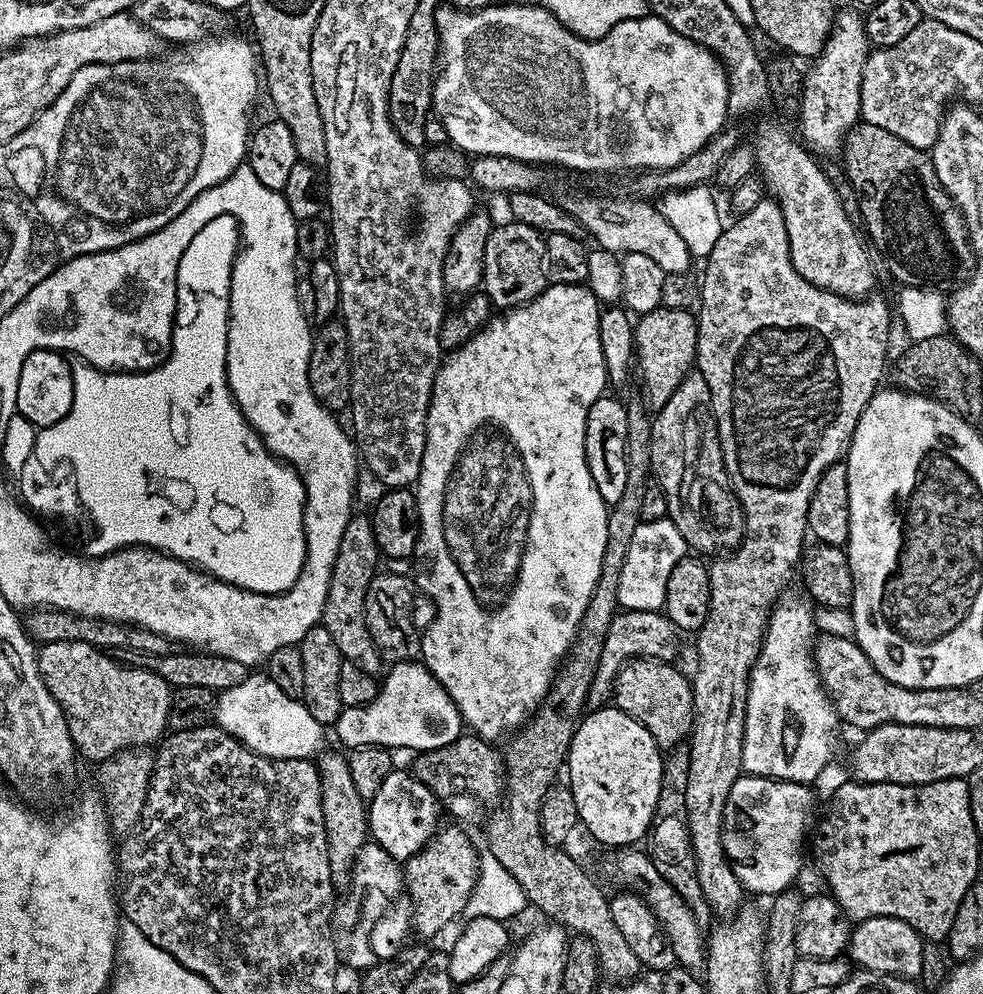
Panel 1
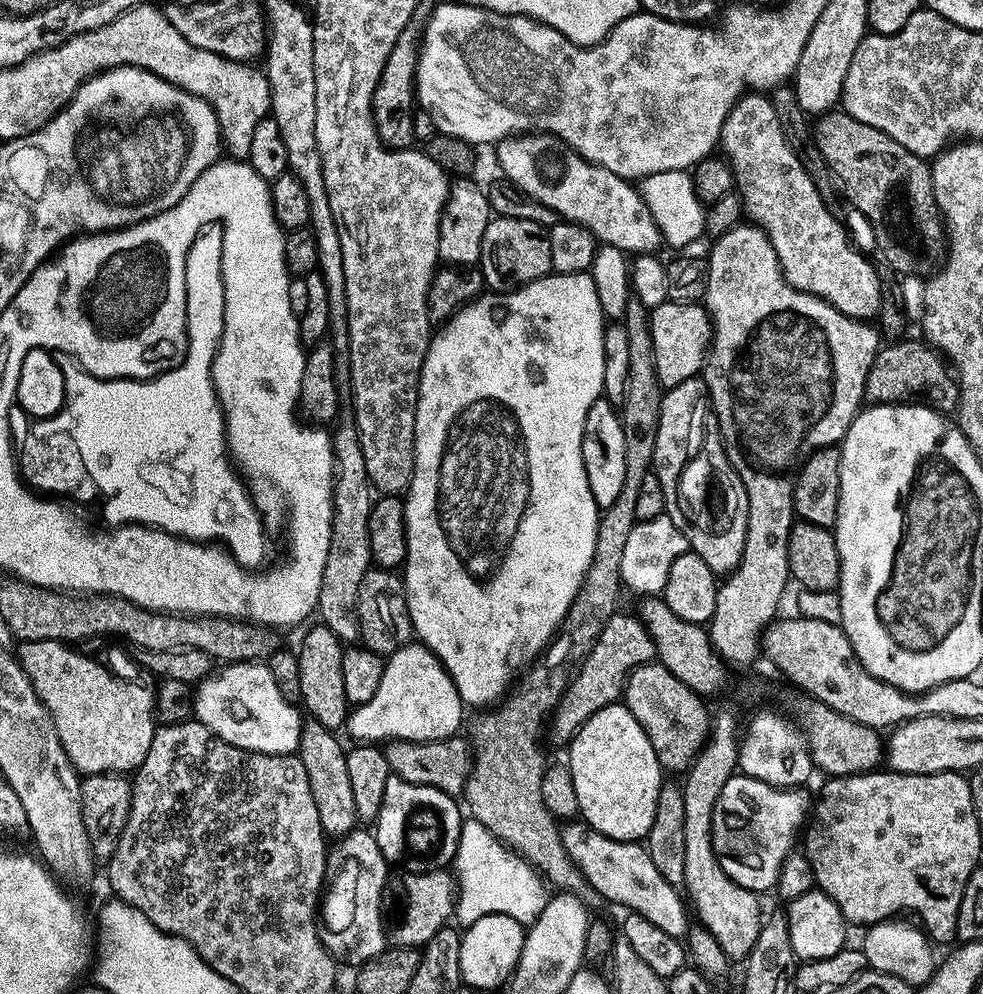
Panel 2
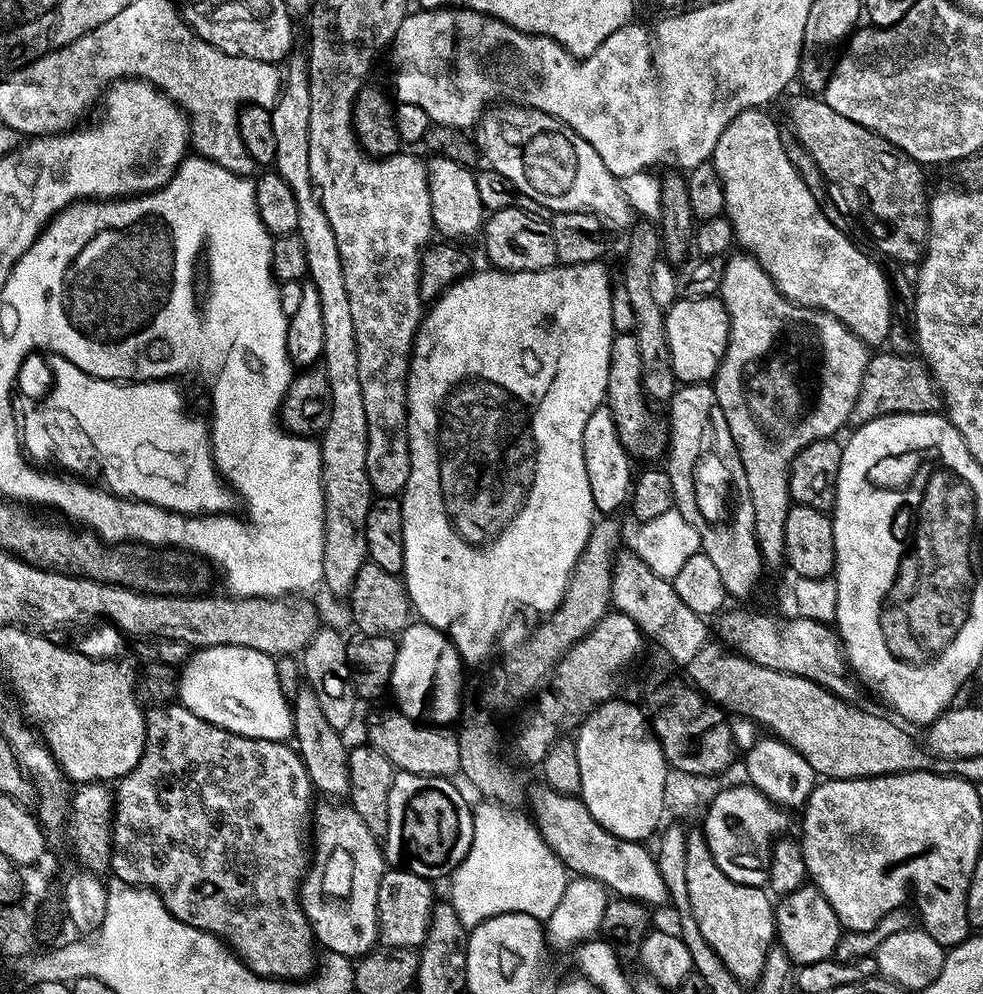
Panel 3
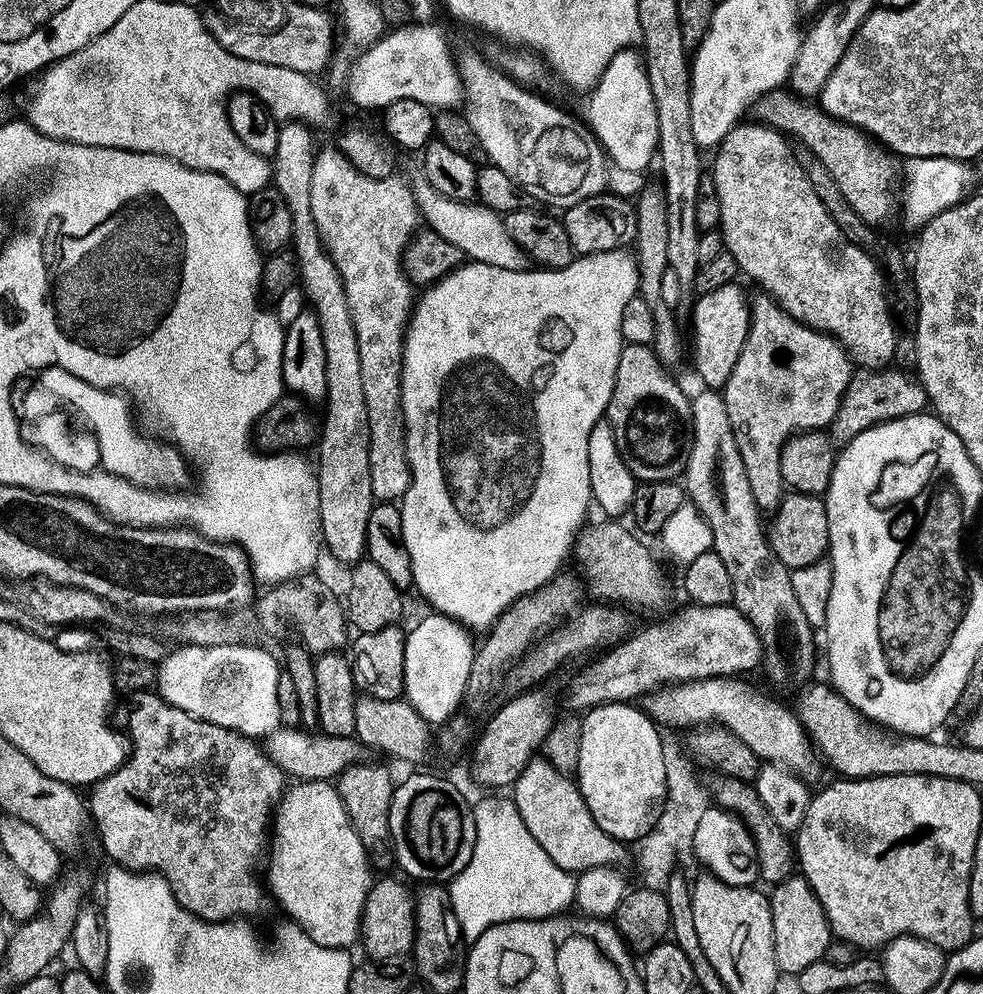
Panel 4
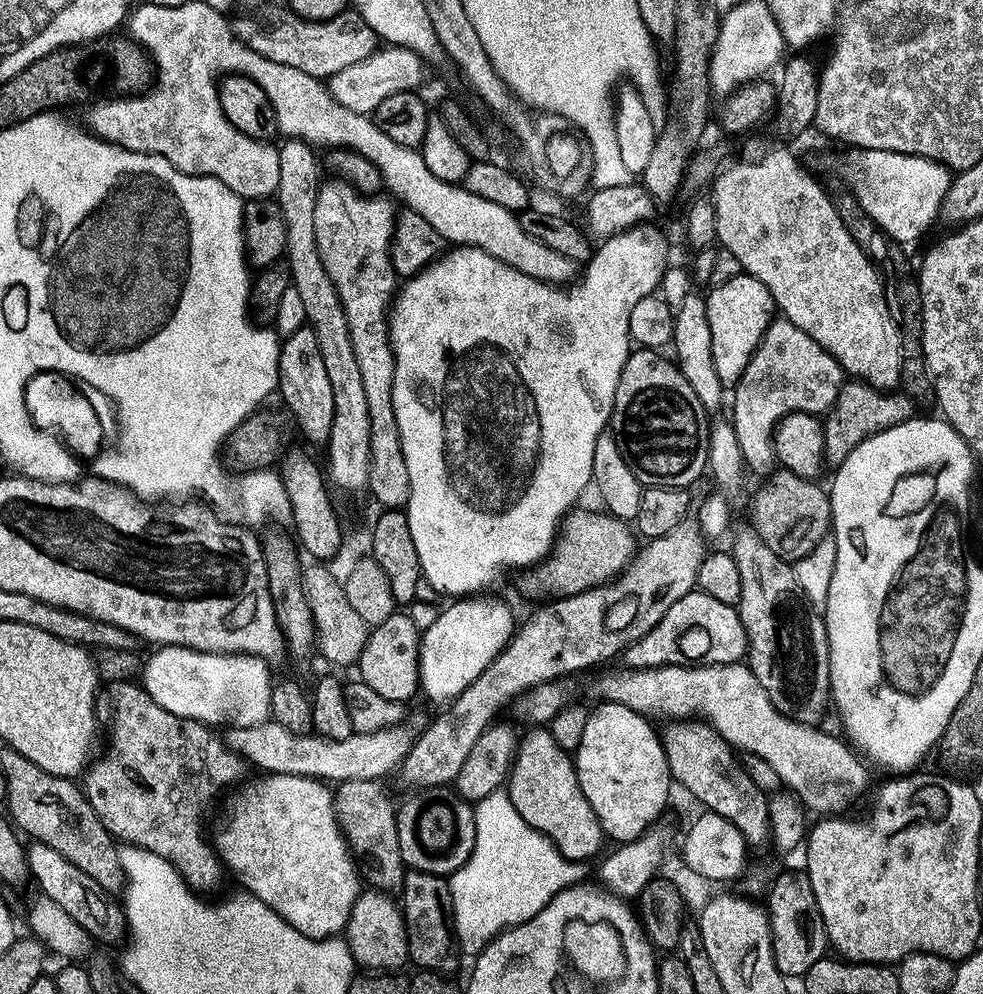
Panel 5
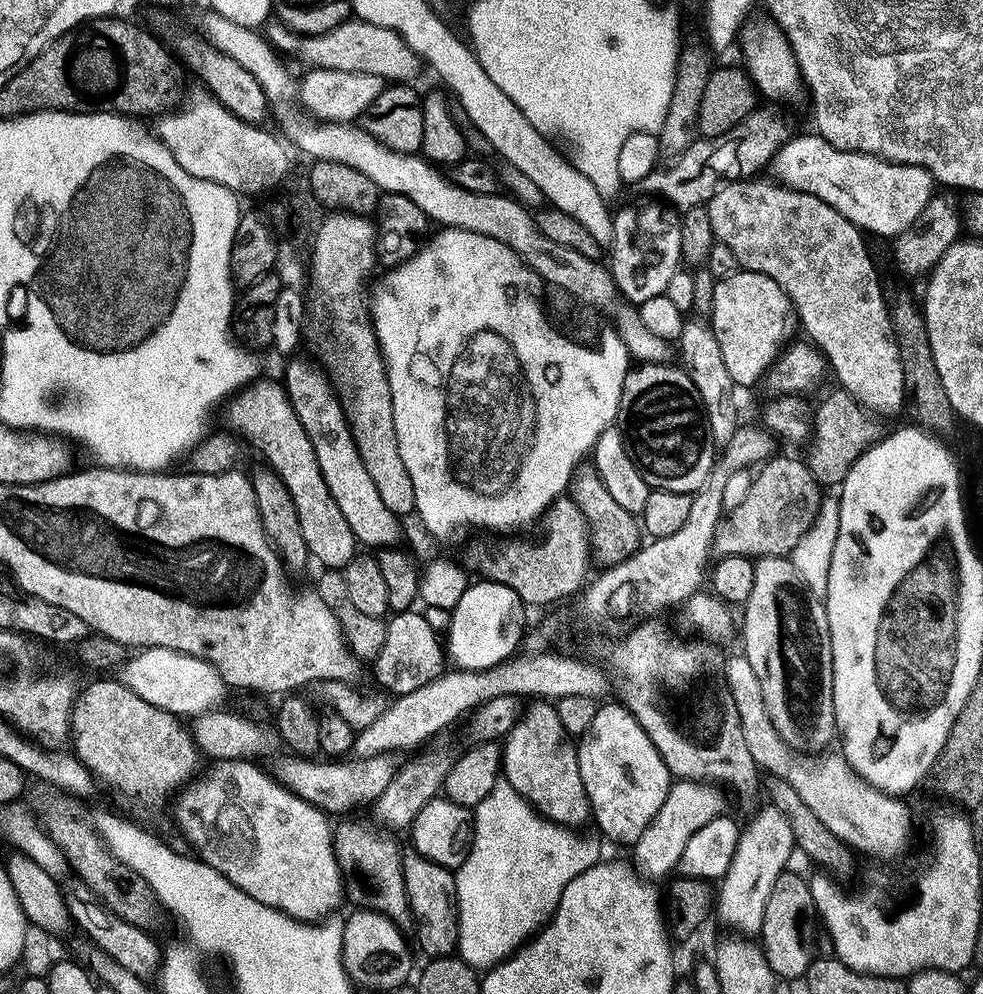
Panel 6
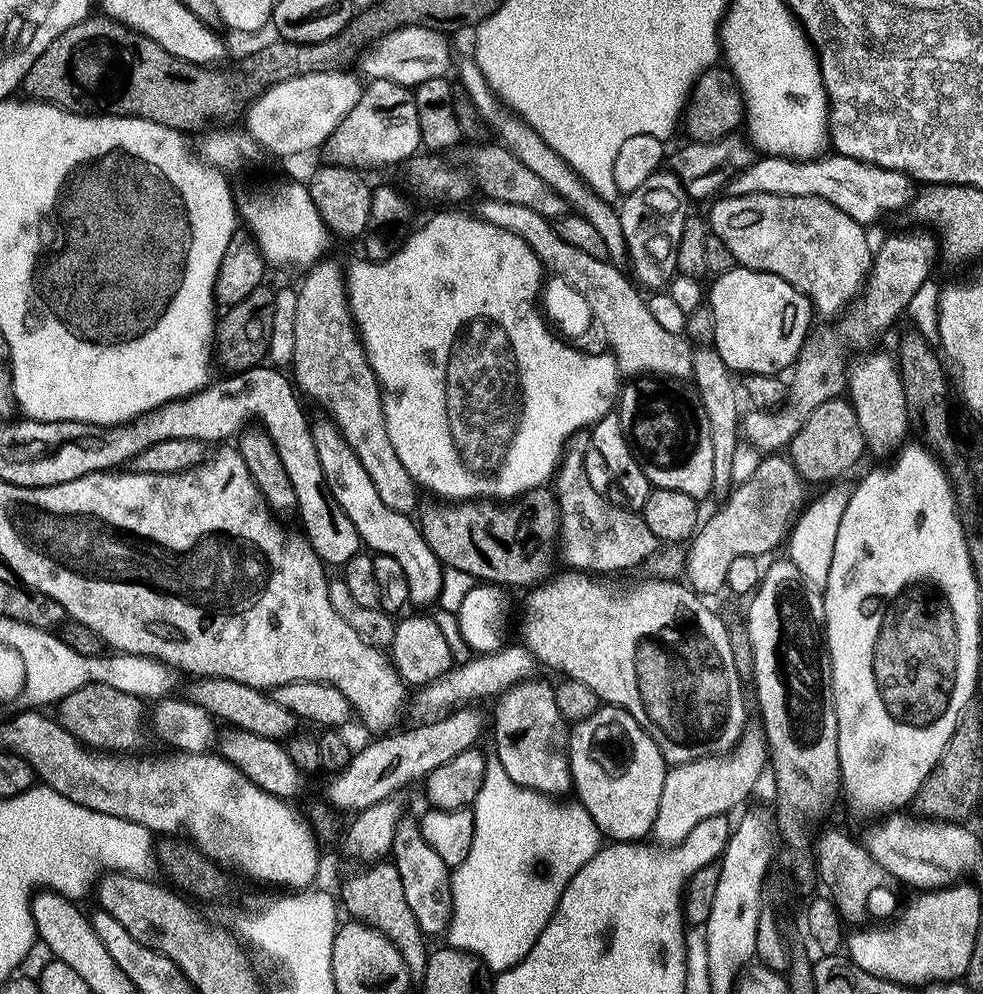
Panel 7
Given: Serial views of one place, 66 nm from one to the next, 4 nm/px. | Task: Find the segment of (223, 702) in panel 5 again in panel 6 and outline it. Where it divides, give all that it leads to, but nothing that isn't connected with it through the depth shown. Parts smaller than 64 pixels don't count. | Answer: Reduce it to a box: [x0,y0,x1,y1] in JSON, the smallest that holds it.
[118,648,226,718]

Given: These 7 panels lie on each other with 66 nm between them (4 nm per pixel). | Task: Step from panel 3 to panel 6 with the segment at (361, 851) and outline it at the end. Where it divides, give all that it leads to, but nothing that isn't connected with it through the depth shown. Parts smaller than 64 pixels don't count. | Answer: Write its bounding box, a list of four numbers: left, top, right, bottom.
[175,760,342,922]

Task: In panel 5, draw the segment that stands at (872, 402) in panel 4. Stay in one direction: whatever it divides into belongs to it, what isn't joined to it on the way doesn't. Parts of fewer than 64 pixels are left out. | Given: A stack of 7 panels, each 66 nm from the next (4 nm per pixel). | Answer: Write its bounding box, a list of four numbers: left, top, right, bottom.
[823,379,917,466]

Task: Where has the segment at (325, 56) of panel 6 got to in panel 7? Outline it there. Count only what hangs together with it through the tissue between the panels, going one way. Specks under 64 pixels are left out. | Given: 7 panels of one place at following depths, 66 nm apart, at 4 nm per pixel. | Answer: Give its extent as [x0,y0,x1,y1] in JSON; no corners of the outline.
[363,26,452,89]

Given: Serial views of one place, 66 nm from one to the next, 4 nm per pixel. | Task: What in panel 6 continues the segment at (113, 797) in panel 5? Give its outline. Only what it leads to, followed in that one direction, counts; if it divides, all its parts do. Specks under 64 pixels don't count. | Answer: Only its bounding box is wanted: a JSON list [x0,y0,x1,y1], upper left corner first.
[70,678,202,812]

